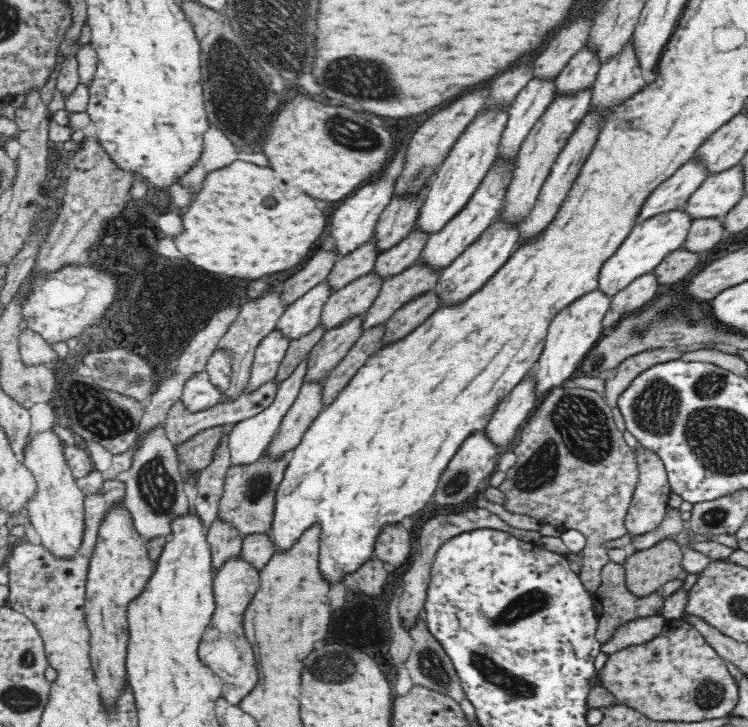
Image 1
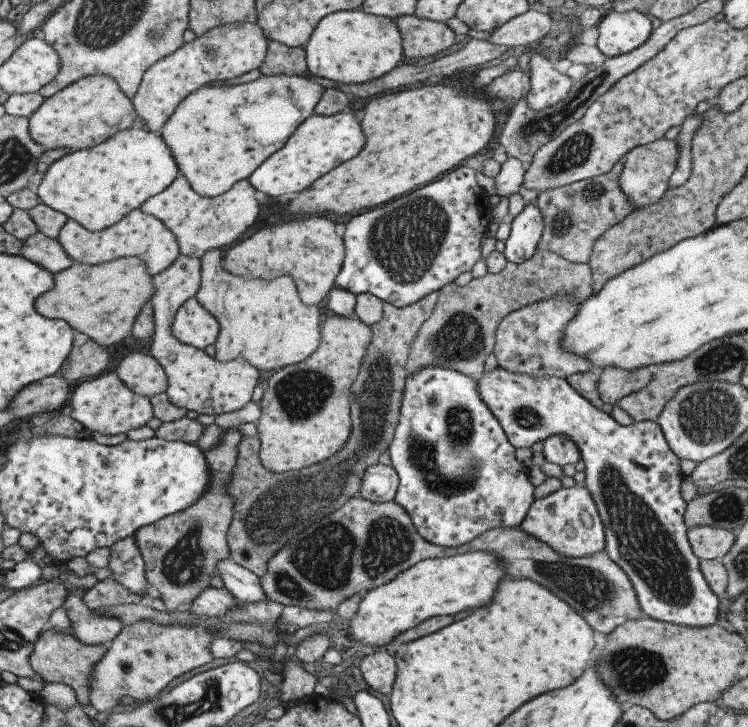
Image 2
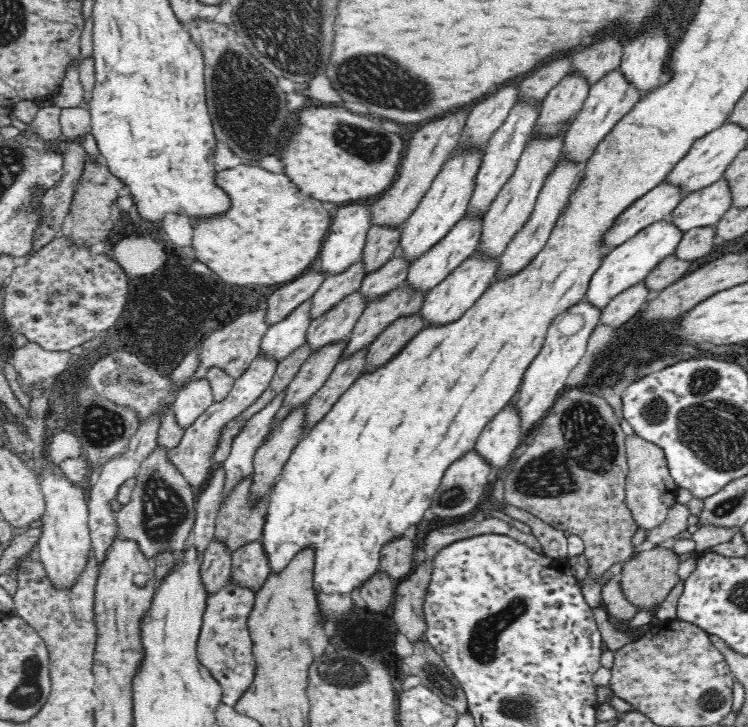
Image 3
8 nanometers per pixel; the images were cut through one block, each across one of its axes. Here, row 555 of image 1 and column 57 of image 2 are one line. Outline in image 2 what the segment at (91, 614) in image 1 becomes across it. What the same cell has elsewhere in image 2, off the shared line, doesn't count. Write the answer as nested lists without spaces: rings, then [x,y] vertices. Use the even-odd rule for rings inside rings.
[[[106,75],[81,78],[55,92],[33,112],[27,120],[29,138],[43,150],[79,151],[101,144],[109,136],[132,128],[137,121],[131,101]]]

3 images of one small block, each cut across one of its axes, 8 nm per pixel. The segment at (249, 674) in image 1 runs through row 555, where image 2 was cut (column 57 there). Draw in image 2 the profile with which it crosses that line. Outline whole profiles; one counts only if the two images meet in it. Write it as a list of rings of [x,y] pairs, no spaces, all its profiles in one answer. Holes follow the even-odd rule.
[[[137,208],[132,212],[127,212],[125,217],[115,222],[113,226],[101,231],[87,231],[77,222],[71,219],[65,220],[65,224],[57,234],[56,241],[61,246],[61,250],[65,252],[65,256],[74,263],[97,265],[109,262],[109,260],[133,256],[145,264],[145,270],[152,276],[169,268],[169,264],[172,264],[179,255],[179,248],[177,248],[173,234],[157,218],[145,215]]]

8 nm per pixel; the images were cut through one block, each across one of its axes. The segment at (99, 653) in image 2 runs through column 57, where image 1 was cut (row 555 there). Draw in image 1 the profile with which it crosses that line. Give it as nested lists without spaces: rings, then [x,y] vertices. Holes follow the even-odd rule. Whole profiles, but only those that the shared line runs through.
[[[678,537],[663,538],[647,550],[636,551],[627,558],[624,564],[626,583],[634,596],[648,596],[652,592],[661,590],[669,581],[685,580],[691,575],[682,567],[683,552],[680,548],[682,541],[683,538]]]

